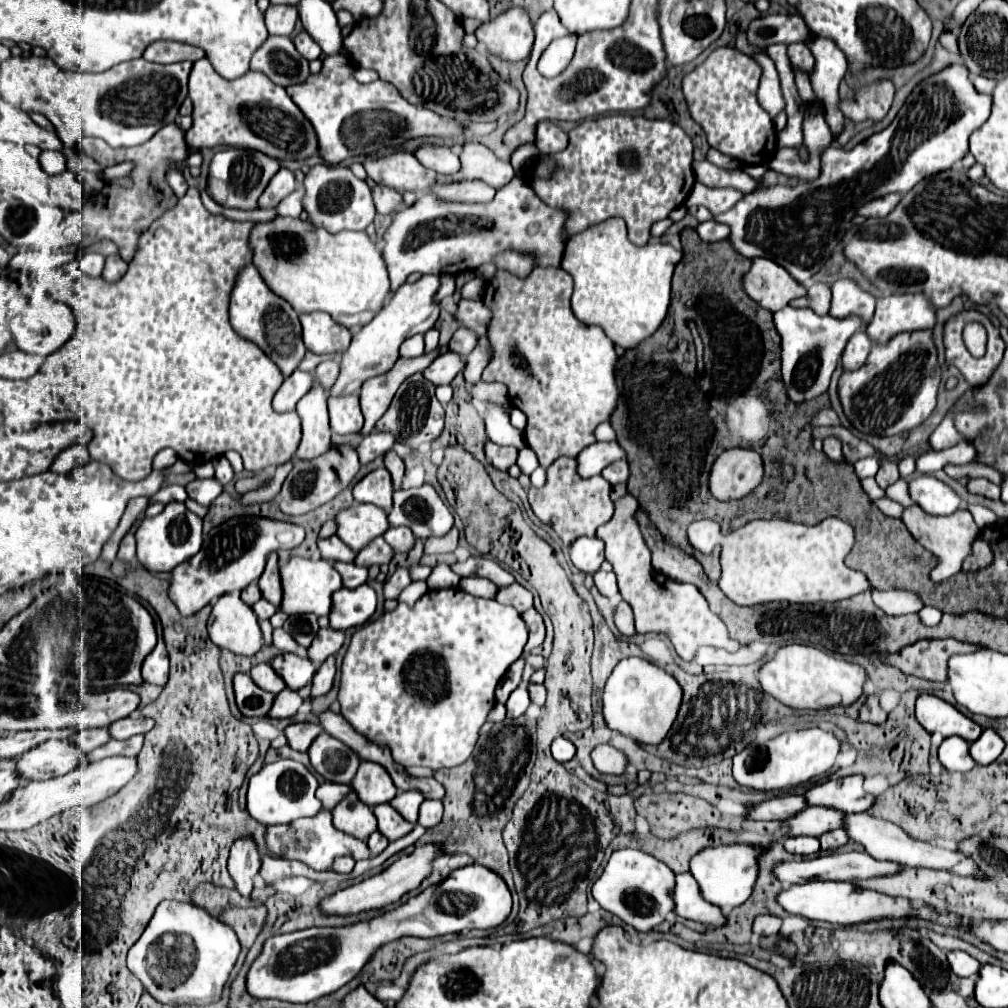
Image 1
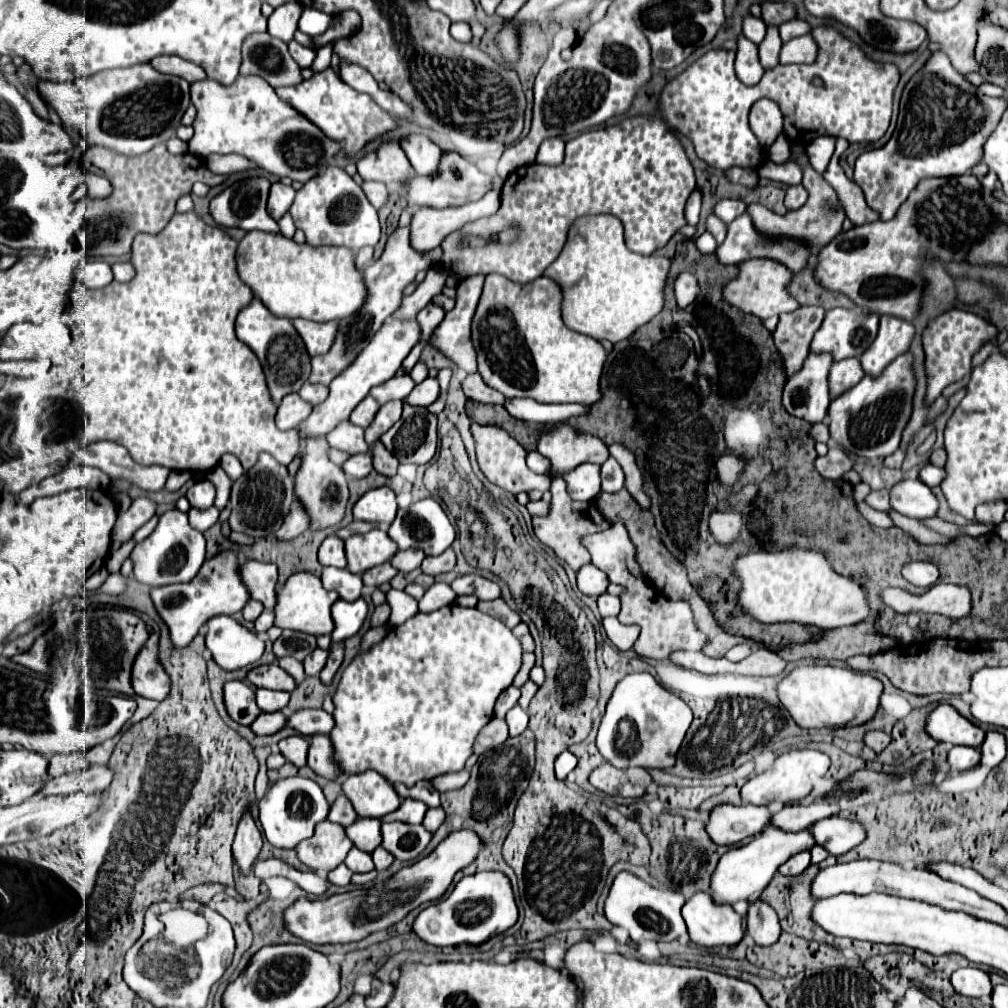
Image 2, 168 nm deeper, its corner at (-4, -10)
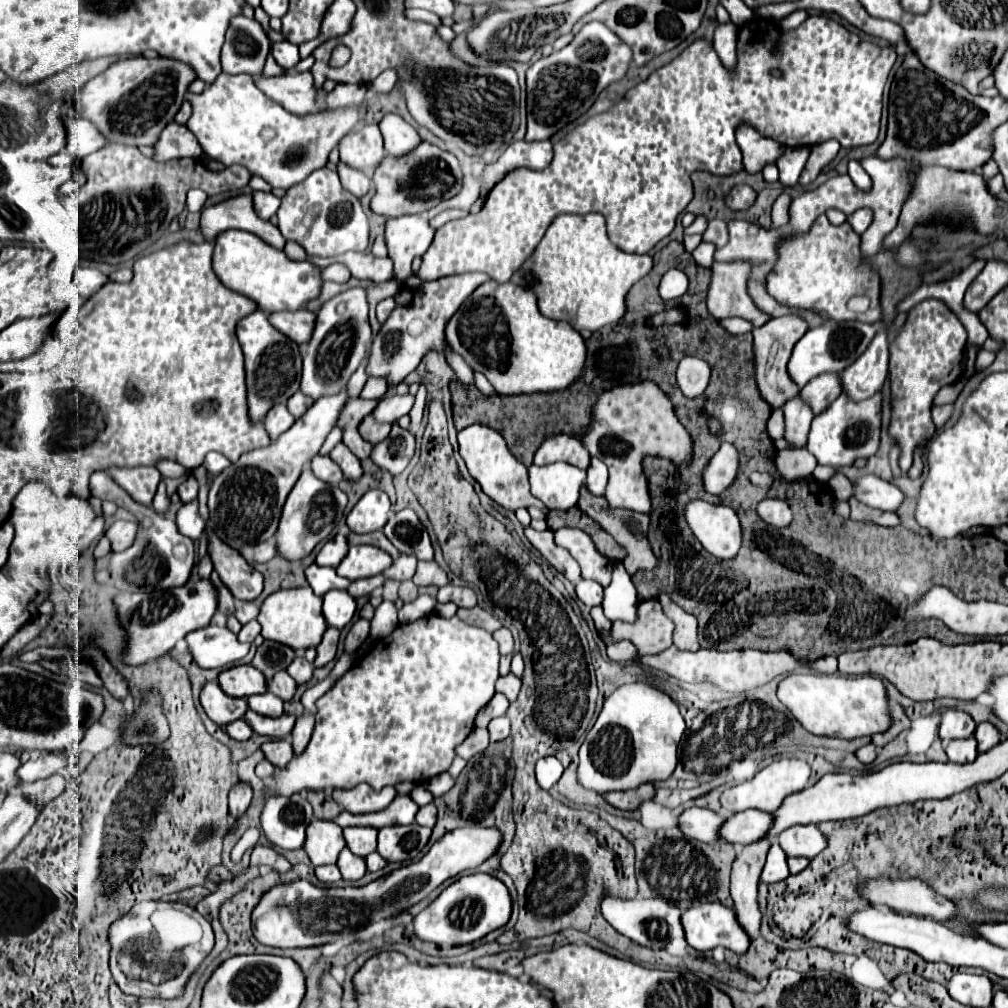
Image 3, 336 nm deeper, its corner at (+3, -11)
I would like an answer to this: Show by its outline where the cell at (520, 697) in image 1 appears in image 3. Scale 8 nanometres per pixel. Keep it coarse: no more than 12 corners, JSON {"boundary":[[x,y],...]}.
{"boundary":[[507,716],[489,722],[491,742],[505,740],[511,734]]}

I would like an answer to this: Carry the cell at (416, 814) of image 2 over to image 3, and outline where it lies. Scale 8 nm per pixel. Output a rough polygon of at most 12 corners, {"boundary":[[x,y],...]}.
{"boundary":[[397,794],[381,812],[341,812],[333,822],[347,826],[393,826],[415,822],[419,806]]}

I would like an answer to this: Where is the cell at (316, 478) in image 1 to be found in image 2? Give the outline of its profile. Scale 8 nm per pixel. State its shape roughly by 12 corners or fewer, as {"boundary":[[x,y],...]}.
{"boundary":[[294,501],[282,527],[278,541],[292,541],[308,529],[308,515]]}

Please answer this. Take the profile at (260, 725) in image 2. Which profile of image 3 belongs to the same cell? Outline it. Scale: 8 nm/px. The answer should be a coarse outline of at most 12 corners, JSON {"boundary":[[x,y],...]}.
{"boundary":[[245,718],[231,722],[227,734],[235,740],[249,740],[253,728]]}

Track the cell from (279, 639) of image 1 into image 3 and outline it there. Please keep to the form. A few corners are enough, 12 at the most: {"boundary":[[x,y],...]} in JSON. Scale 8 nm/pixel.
{"boundary":[[279,670],[269,690],[283,700],[291,700],[297,682]]}

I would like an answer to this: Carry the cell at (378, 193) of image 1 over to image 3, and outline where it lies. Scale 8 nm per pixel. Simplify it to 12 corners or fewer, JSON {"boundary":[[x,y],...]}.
{"boundary":[[339,162],[341,184],[357,198],[369,192],[365,172]]}

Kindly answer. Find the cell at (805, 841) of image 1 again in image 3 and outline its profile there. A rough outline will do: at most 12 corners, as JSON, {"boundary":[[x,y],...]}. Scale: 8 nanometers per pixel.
{"boundary":[[779,844],[767,852],[761,882],[789,876],[787,854]]}

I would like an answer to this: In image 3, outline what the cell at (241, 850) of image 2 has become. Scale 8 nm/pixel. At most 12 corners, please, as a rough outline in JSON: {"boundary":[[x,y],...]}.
{"boundary":[[239,782],[229,792],[229,816],[245,814],[253,798],[249,784]]}

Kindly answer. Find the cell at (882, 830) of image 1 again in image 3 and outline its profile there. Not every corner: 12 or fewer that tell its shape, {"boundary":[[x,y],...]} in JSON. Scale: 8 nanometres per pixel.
{"boundary":[[815,824],[791,826],[779,834],[789,856],[815,858],[827,836]]}

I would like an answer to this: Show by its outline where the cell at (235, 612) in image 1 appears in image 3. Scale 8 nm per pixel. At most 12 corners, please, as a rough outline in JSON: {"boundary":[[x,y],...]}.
{"boundary":[[215,624],[189,632],[201,668],[231,666],[251,646]]}

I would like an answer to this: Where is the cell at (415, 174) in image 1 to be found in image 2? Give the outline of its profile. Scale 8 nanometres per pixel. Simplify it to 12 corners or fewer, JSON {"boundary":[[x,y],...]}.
{"boundary":[[396,141],[356,161],[364,181],[404,183],[414,175]]}

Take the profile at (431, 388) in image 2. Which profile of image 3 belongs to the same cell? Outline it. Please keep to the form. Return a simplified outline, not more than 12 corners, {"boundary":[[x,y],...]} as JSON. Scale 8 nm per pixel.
{"boundary":[[395,394],[373,410],[379,422],[395,422],[409,414],[415,396]]}

